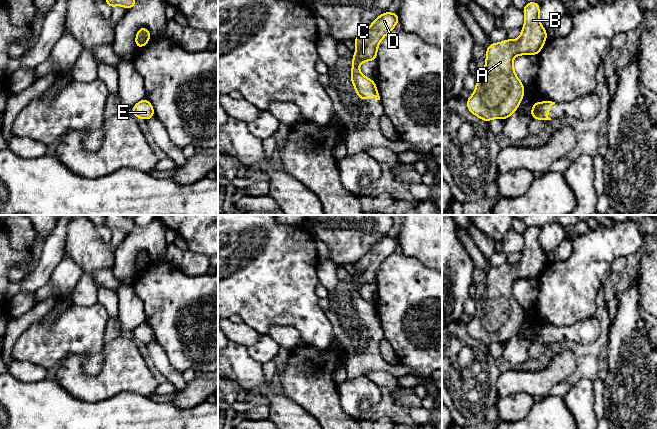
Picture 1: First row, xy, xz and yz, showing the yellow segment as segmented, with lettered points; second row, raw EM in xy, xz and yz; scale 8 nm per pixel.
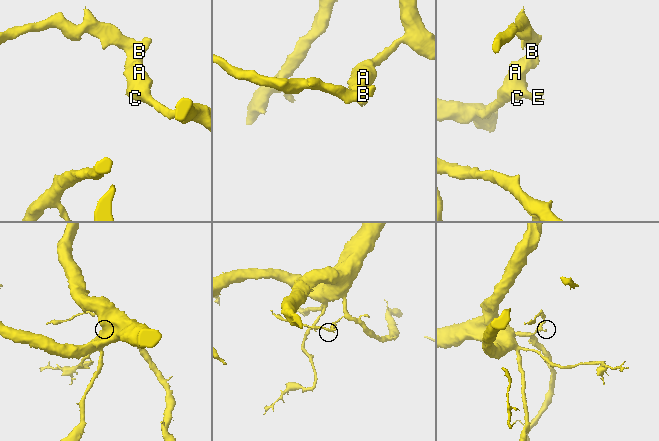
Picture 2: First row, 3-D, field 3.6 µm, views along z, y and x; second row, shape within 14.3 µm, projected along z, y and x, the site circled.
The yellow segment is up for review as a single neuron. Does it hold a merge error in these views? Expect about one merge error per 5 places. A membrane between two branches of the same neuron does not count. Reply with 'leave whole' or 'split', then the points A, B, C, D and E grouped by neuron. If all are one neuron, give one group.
leave whole | A B C D E

